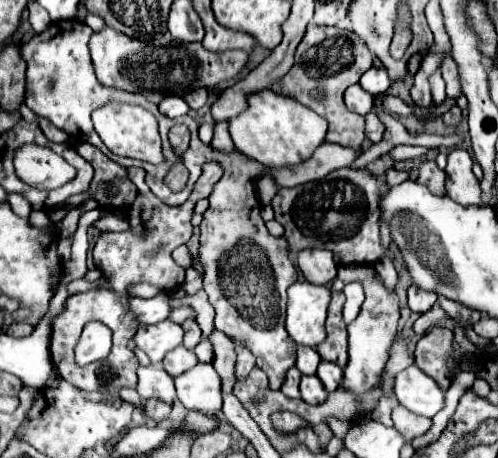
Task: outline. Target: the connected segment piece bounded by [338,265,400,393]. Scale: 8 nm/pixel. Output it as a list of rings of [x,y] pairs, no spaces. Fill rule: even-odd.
[[[366,265],[340,267],[338,279],[342,279],[344,283],[360,281],[364,285],[364,293],[366,293],[366,299],[362,303],[358,317],[348,325],[348,365],[344,367],[342,387],[350,393],[370,393],[380,383],[380,375],[382,375],[384,363],[388,359],[388,349],[396,337],[396,327],[398,327],[398,319],[400,319],[398,297],[396,297],[396,293],[390,293],[378,279],[376,271]]]

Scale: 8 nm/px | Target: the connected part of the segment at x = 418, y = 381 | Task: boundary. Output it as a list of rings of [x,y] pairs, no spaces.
[[[410,365],[396,375],[394,392],[400,405],[416,415],[433,418],[438,411],[444,409],[446,393],[416,365]]]

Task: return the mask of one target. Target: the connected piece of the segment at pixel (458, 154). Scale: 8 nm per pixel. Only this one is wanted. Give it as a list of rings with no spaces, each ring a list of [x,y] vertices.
[[[452,149],[446,165],[446,193],[460,205],[480,205],[480,185],[476,175],[472,173],[472,157],[466,149]]]

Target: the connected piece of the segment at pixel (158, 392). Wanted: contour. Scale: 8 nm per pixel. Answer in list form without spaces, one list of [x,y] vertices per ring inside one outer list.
[[[162,365],[138,367],[138,389],[136,391],[142,399],[160,397],[168,403],[172,403],[176,397],[174,379],[164,371]]]

